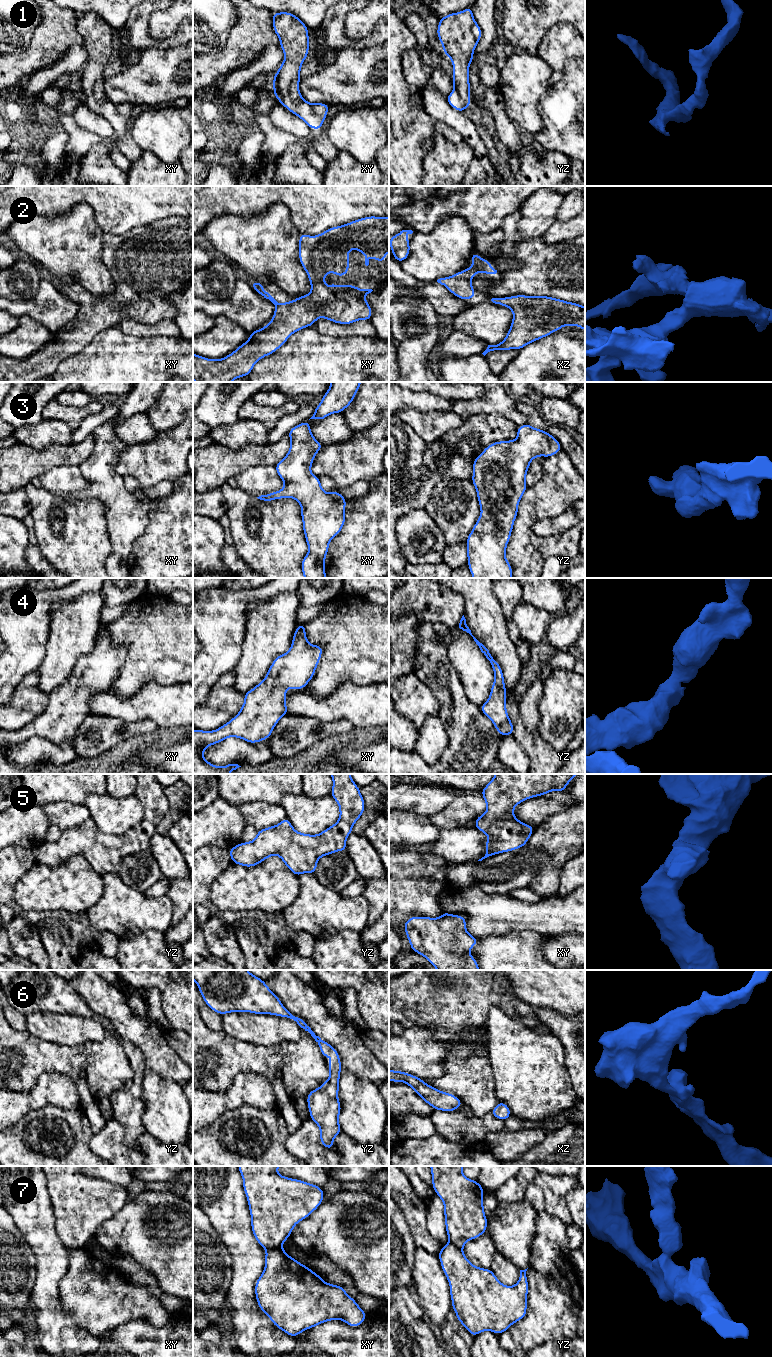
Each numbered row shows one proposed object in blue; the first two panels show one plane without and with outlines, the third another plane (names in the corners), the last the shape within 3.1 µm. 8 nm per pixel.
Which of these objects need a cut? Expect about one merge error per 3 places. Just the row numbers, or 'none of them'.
7

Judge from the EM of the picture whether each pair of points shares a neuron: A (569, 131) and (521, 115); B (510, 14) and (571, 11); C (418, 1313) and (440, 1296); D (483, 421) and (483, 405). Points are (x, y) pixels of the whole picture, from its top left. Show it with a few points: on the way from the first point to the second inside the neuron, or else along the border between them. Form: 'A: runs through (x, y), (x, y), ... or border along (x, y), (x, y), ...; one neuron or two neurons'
A: border along (540, 99), (537, 111), (542, 127), (532, 134); two neurons
B: runs through (525, 14), (556, 11); one neuron
C: border along (416, 1291), (419, 1297), (419, 1304), (425, 1313); two neurons
D: border along (466, 415), (498, 413), (506, 418); two neurons

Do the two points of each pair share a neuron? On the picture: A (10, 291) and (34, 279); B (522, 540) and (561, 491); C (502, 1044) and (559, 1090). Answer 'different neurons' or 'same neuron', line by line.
A: same neuron
B: same neuron
C: same neuron

